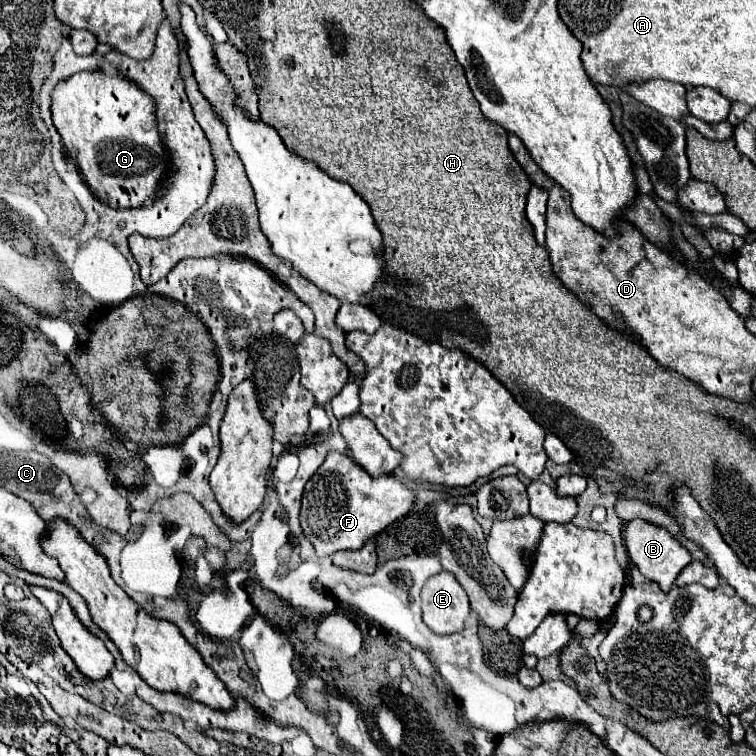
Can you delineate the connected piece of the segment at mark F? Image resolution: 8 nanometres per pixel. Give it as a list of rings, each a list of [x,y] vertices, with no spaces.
[[[332,451],[318,473],[314,473],[314,477],[306,483],[300,523],[304,537],[314,545],[318,557],[326,557],[342,549],[356,551],[398,517],[404,517],[414,505],[414,499],[414,491],[394,475],[374,479],[362,467],[354,465],[348,455]]]

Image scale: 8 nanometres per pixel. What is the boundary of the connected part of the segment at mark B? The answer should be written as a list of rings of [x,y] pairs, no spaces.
[[[634,519],[634,521],[626,523],[624,529],[622,529],[622,539],[624,539],[624,545],[626,545],[630,561],[640,569],[640,573],[646,579],[656,581],[660,585],[660,589],[666,591],[666,593],[672,589],[674,579],[684,569],[684,565],[688,565],[692,561],[690,551],[684,549],[678,541],[674,541],[674,537],[666,529],[650,525],[646,521]]]

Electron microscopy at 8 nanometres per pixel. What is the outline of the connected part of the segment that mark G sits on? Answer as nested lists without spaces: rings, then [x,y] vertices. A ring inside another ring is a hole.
[[[80,71],[60,81],[50,97],[52,121],[60,133],[62,145],[68,157],[76,163],[84,183],[100,201],[114,209],[132,209],[138,207],[138,197],[156,197],[166,175],[166,155],[162,151],[162,139],[156,127],[154,99],[148,93],[142,93],[138,85],[114,73]]]

